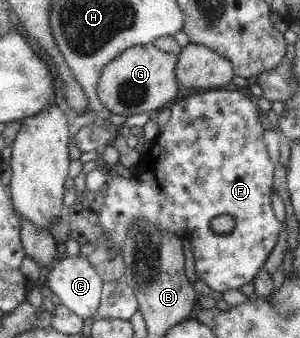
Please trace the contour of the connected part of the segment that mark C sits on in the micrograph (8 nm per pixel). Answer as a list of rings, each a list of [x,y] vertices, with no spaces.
[[[64,254],[53,265],[54,268],[48,274],[48,287],[46,292],[58,296],[62,305],[66,306],[66,308],[74,312],[76,316],[80,316],[83,320],[94,316],[98,312],[104,285],[100,274],[80,254],[73,258]]]

